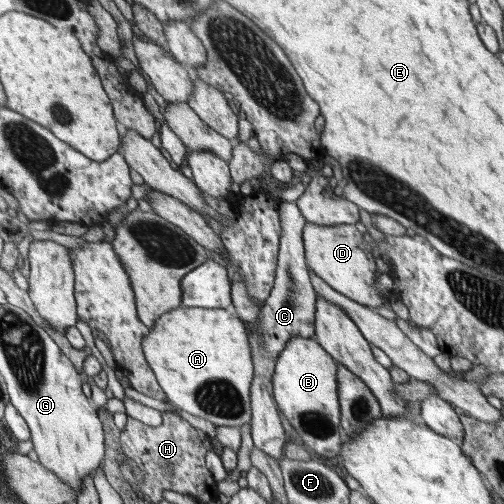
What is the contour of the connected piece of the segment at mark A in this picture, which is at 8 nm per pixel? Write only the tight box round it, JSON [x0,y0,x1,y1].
[143,305,255,427]

